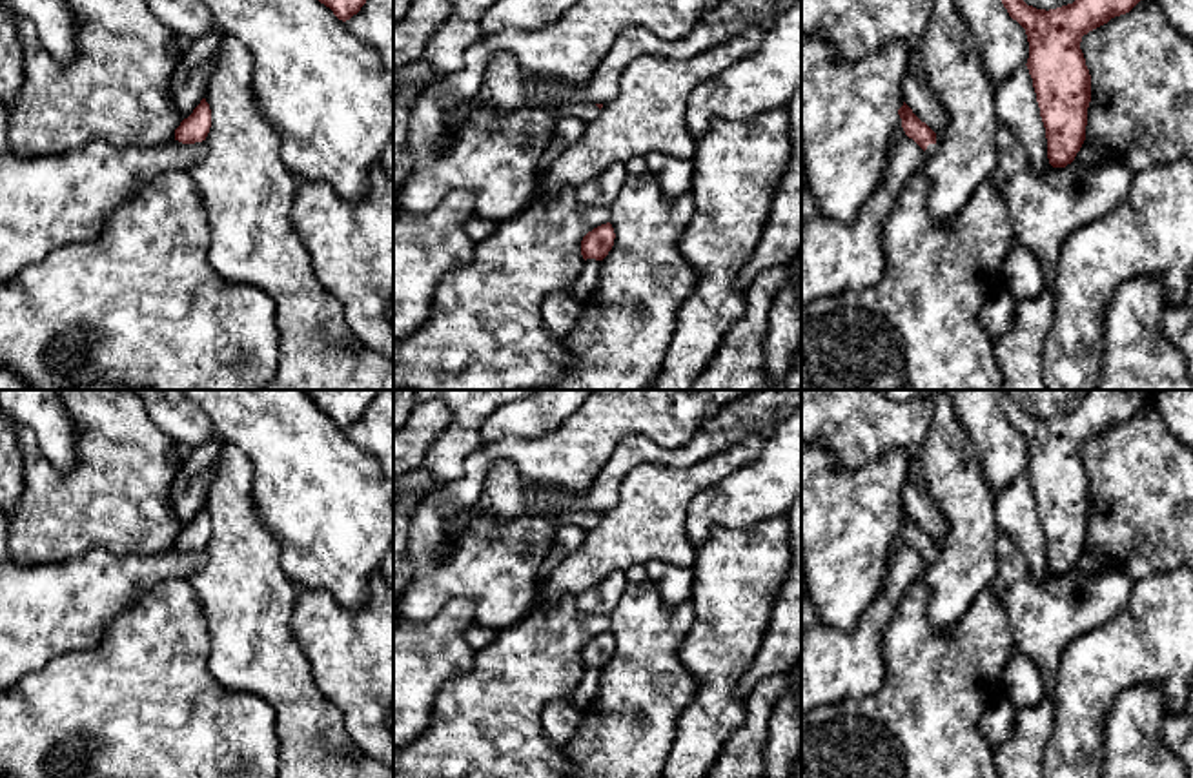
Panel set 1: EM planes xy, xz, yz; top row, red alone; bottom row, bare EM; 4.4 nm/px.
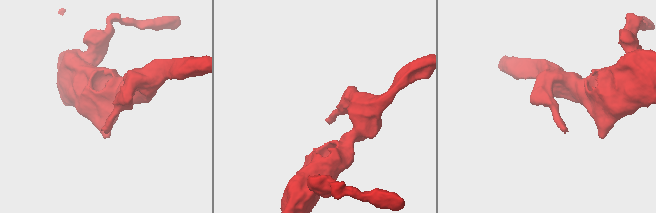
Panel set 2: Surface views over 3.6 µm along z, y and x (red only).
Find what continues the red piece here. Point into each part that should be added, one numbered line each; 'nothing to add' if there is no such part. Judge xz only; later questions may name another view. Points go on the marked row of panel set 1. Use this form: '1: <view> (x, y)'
1: xz (578, 110)

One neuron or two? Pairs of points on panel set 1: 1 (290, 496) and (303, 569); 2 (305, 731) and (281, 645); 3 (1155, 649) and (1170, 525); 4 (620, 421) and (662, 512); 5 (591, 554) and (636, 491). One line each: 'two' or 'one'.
1: one
2: one
3: two
4: two
5: one

